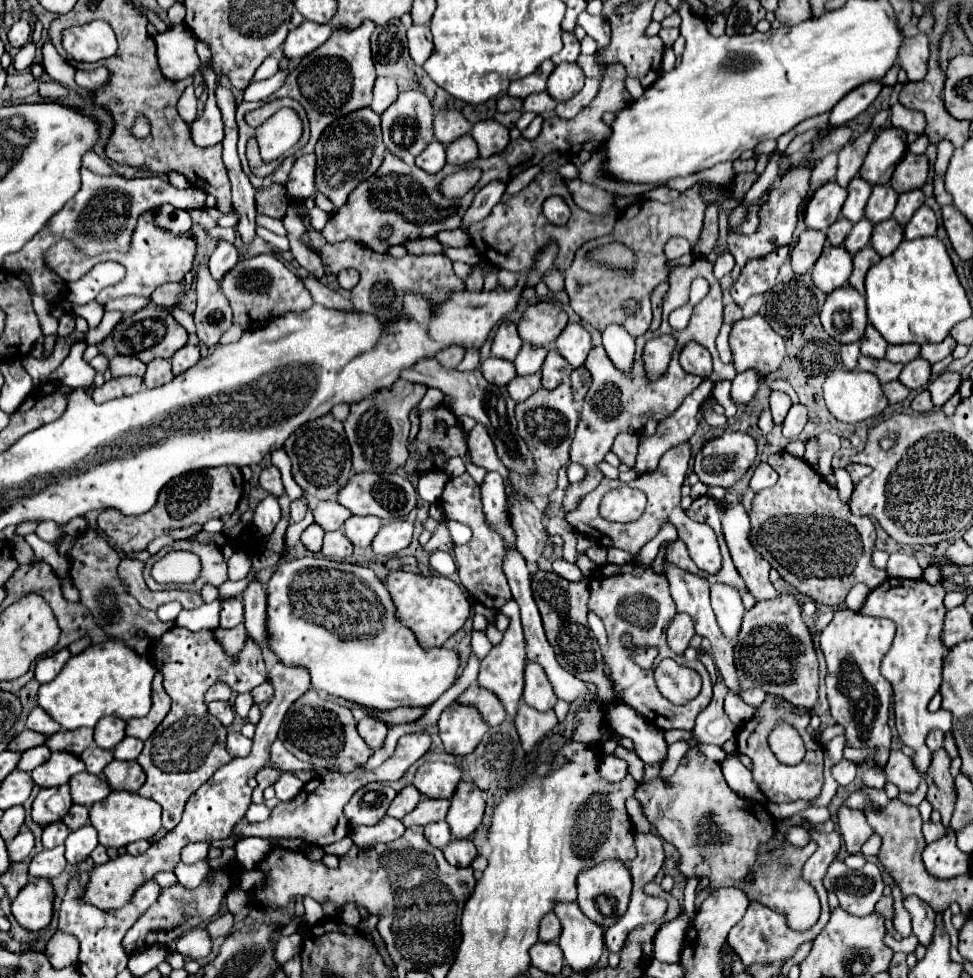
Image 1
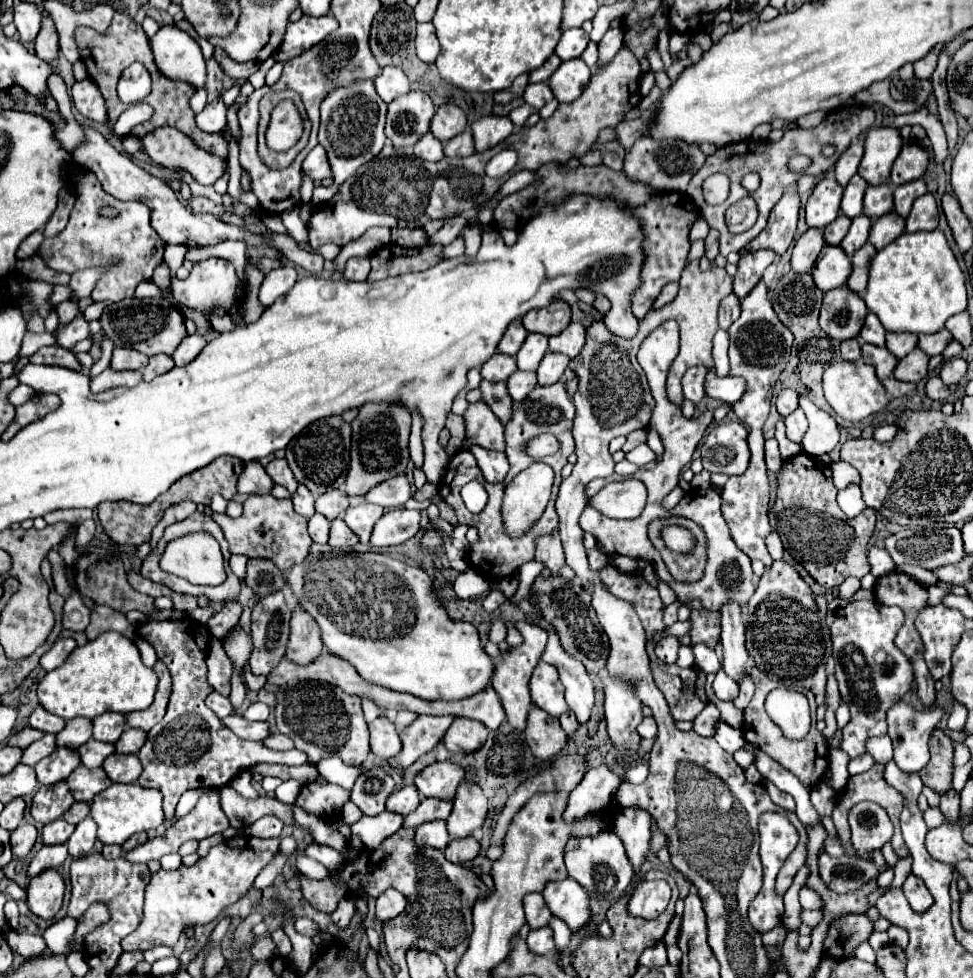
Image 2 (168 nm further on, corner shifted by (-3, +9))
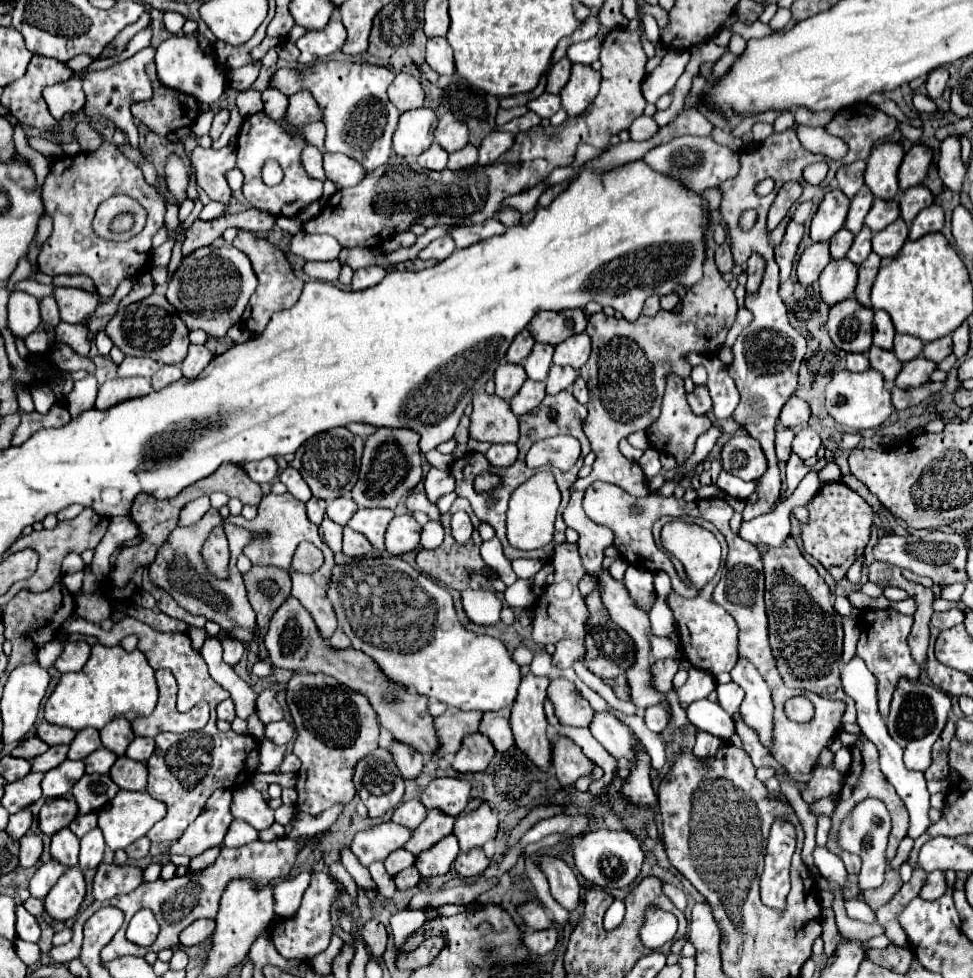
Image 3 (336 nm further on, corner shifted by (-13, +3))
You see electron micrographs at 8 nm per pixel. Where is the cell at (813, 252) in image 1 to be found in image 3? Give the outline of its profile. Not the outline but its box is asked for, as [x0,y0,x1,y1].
[798,241,832,287]

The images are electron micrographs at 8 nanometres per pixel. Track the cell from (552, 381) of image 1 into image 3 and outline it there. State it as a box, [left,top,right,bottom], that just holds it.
[546,365,578,395]

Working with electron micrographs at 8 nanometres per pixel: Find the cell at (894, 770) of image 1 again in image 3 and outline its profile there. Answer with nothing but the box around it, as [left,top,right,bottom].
[886,681,952,771]

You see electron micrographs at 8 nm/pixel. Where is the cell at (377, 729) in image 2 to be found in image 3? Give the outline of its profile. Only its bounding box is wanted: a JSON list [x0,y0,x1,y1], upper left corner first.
[388,739,424,779]

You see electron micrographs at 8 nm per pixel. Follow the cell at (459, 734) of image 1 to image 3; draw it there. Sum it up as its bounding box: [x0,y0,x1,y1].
[452,733,496,773]

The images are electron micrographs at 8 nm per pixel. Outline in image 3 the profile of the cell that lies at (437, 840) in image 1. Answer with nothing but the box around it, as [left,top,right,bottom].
[416,835,460,877]

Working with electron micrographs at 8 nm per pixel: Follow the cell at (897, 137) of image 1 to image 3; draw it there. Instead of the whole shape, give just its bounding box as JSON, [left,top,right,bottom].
[864,143,904,199]

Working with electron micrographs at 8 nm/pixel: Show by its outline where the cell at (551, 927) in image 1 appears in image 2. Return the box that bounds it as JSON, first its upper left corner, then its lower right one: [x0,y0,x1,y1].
[524,893,552,929]

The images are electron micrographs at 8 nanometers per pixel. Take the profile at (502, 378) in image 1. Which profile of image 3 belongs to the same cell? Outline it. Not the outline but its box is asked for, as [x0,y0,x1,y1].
[494,363,528,399]

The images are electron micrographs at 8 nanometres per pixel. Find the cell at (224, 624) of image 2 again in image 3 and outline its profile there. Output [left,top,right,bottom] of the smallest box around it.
[220,633,244,667]

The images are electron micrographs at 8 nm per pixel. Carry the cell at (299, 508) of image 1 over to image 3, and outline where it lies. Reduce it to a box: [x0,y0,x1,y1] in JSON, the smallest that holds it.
[306,497,326,525]

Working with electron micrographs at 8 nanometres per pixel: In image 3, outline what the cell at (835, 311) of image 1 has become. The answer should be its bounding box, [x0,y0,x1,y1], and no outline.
[826,299,872,353]

